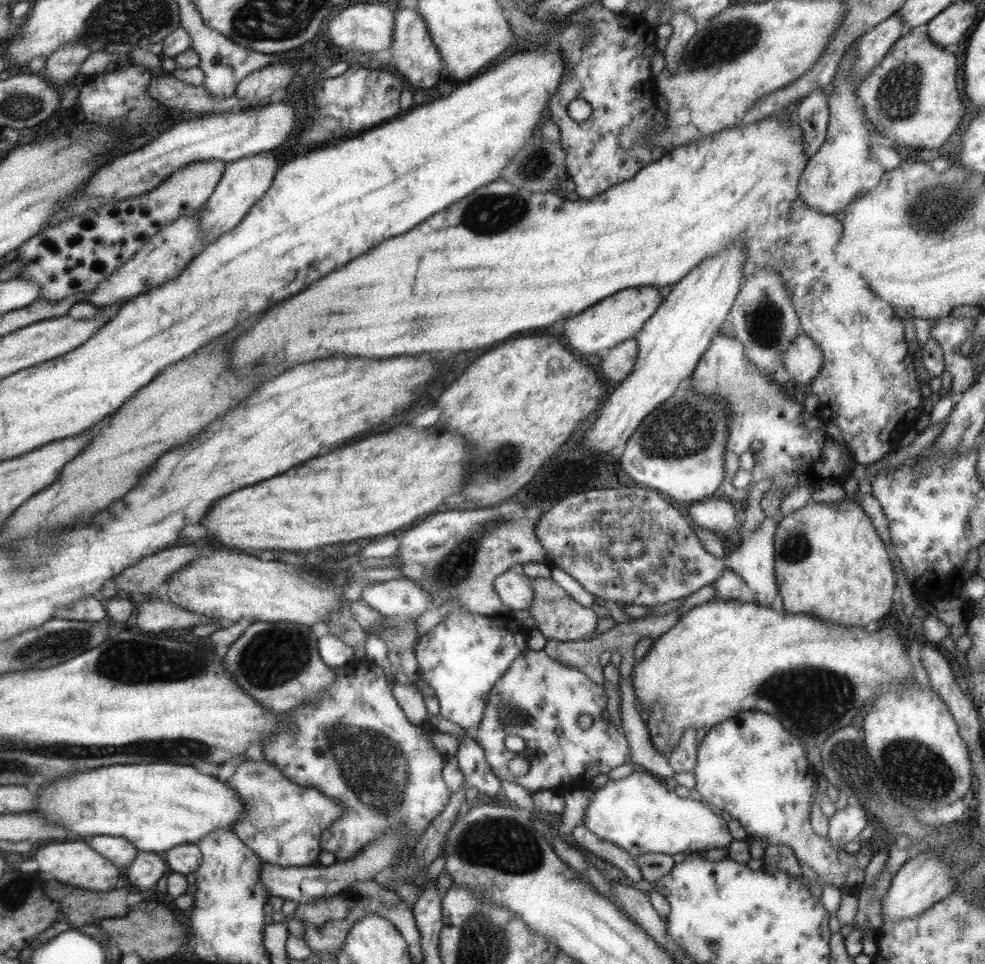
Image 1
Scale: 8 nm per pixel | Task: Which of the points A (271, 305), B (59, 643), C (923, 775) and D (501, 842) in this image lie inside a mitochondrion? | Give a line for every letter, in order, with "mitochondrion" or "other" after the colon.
A: other
B: mitochondrion
C: mitochondrion
D: mitochondrion

